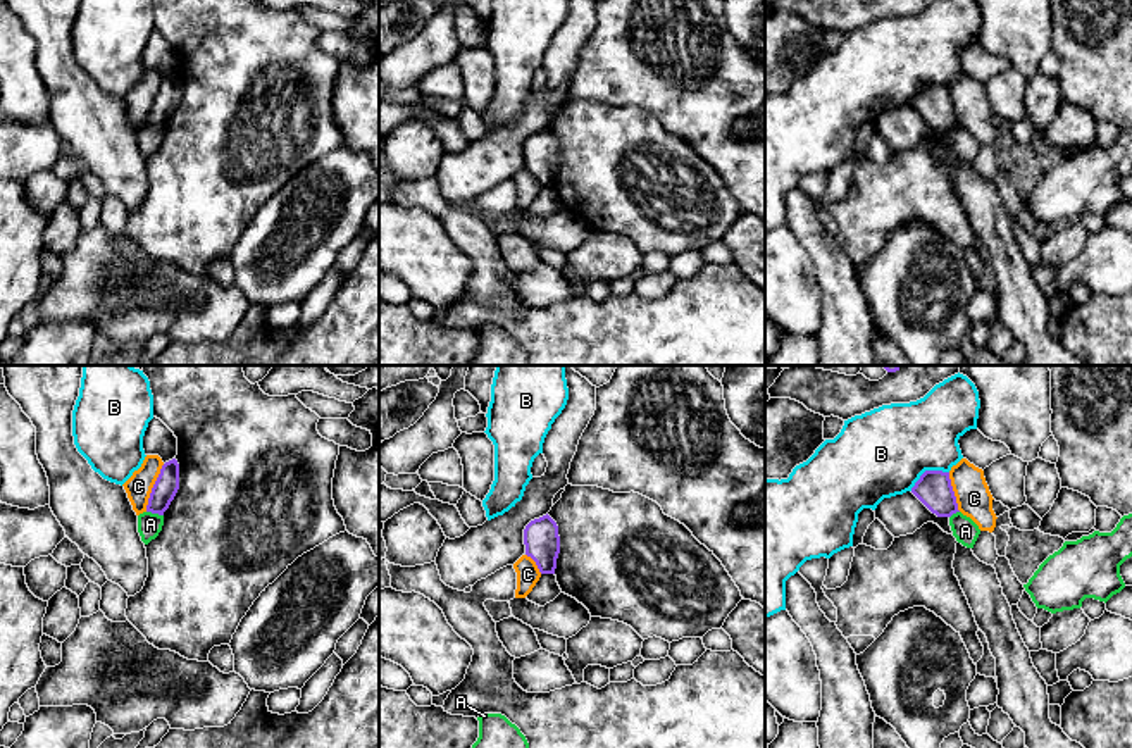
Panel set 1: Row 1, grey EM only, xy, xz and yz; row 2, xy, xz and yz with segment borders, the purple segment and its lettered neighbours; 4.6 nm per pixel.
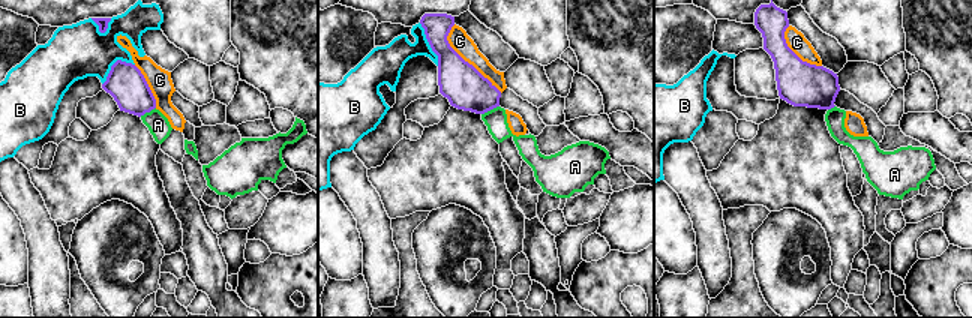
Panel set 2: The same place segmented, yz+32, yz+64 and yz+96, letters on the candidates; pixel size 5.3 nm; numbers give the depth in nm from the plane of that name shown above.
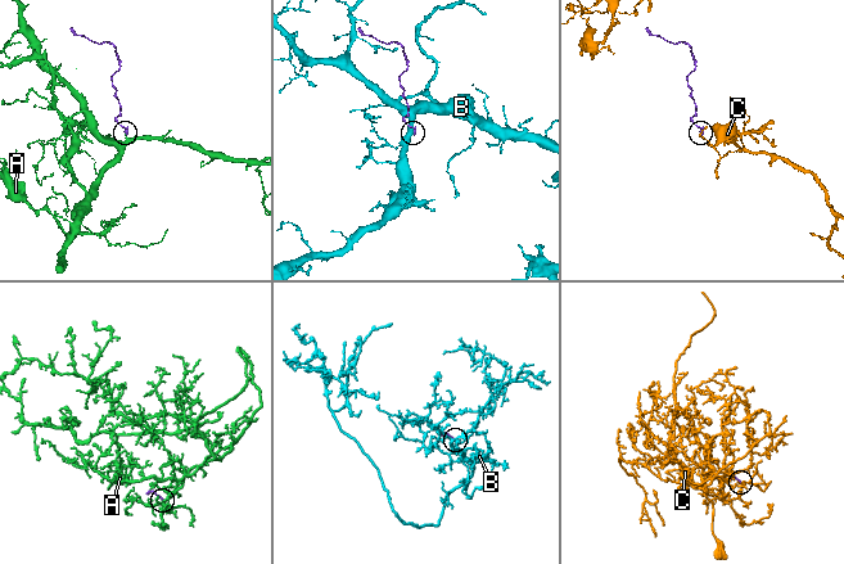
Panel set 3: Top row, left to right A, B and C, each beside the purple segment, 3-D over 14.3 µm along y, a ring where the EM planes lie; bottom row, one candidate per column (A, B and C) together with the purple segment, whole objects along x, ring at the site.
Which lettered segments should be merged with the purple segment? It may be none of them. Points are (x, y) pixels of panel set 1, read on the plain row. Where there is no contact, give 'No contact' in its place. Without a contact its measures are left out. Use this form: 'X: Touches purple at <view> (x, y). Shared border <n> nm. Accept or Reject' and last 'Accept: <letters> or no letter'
A: Touches purple at xy (155, 126). Shared border 80 nm. Reject
B: Touches purple at yz (927, 85). Shared border 200 nm. Reject
C: Touches purple at xy (152, 102). Shared border 240 nm. Reject
Accept: no letter

